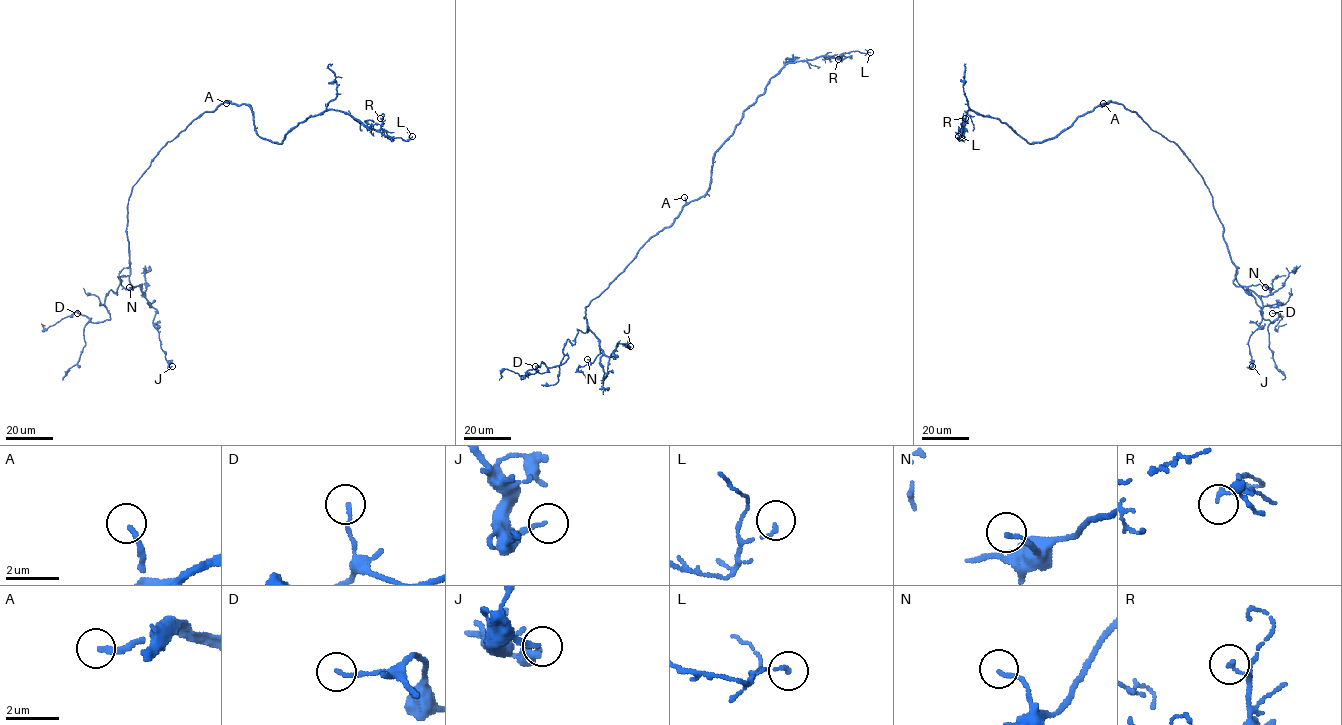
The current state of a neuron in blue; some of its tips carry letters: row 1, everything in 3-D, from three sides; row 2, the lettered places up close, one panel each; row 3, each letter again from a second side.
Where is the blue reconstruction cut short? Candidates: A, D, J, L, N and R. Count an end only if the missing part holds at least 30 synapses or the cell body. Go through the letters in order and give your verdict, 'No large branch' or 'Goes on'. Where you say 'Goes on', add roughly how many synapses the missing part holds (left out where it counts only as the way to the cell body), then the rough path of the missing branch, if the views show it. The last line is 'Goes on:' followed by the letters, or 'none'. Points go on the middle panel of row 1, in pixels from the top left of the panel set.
A: Goes on. Roughly 30 synapses. Course of what is missing: (684, 197), (642, 159), (619, 116), (611, 76), (601, 72), (607, 70), (617, 77), (629, 75), (646, 91)
D: No large branch
J: No large branch
L: No large branch
N: No large branch
R: No large branch
Goes on: A

